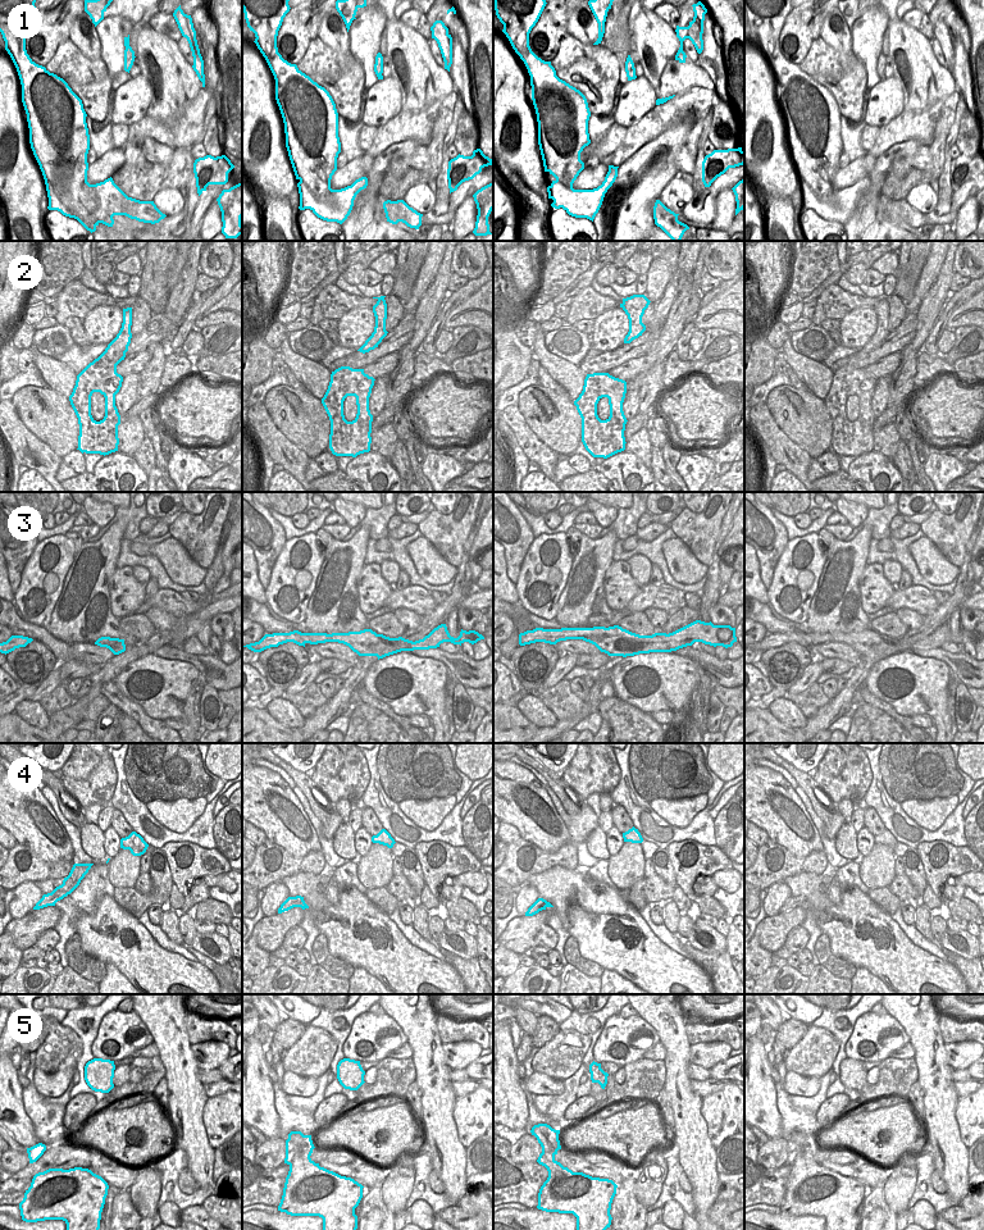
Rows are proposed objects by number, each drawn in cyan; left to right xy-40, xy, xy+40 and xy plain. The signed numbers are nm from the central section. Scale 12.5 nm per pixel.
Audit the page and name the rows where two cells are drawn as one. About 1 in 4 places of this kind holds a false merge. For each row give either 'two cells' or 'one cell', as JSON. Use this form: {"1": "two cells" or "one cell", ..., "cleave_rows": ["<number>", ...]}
{"1": "two cells", "2": "one cell", "3": "one cell", "4": "one cell", "5": "one cell", "cleave_rows": ["1"]}

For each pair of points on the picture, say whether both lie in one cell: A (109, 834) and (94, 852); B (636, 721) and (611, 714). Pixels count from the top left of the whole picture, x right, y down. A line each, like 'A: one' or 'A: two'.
A: two
B: one

